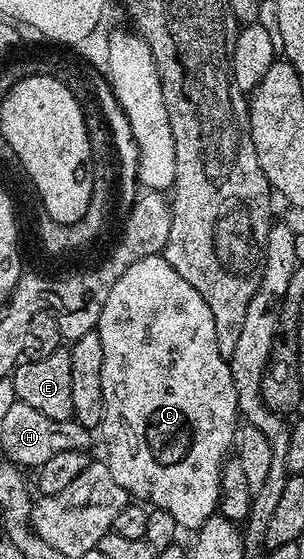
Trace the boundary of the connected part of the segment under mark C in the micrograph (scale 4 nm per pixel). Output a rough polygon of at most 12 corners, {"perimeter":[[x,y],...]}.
{"perimeter":[[139,259],[100,311],[104,464],[215,516],[236,383],[204,295]]}

